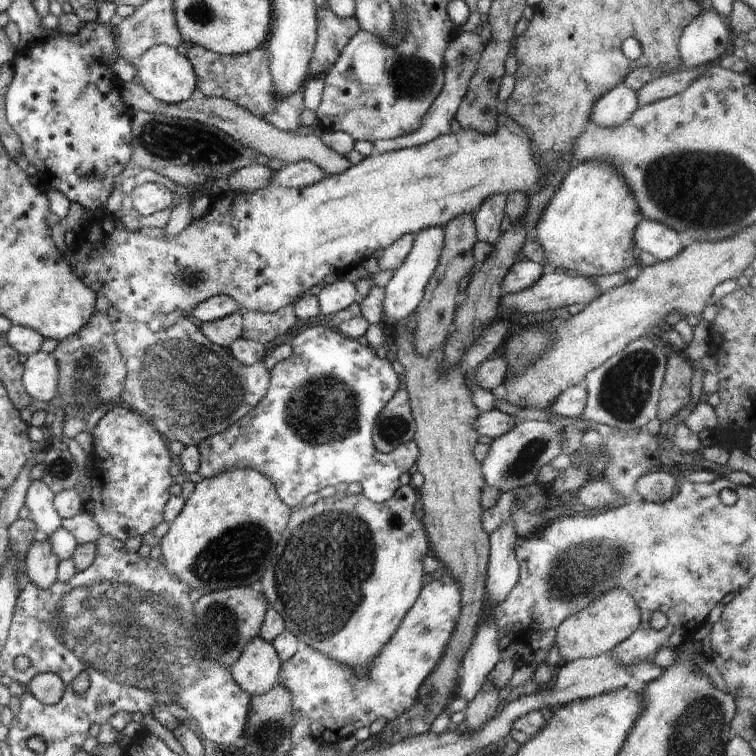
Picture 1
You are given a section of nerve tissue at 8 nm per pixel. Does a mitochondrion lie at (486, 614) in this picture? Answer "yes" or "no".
no

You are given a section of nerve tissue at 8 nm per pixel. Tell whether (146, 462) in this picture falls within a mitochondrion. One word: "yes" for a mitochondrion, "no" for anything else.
no

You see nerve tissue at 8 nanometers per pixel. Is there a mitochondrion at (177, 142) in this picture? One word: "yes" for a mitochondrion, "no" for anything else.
yes

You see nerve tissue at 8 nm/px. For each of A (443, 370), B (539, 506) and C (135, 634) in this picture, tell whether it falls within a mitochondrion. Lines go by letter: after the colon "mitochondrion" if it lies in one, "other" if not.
A: other
B: other
C: mitochondrion

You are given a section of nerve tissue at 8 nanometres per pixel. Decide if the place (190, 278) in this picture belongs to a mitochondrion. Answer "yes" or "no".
yes

